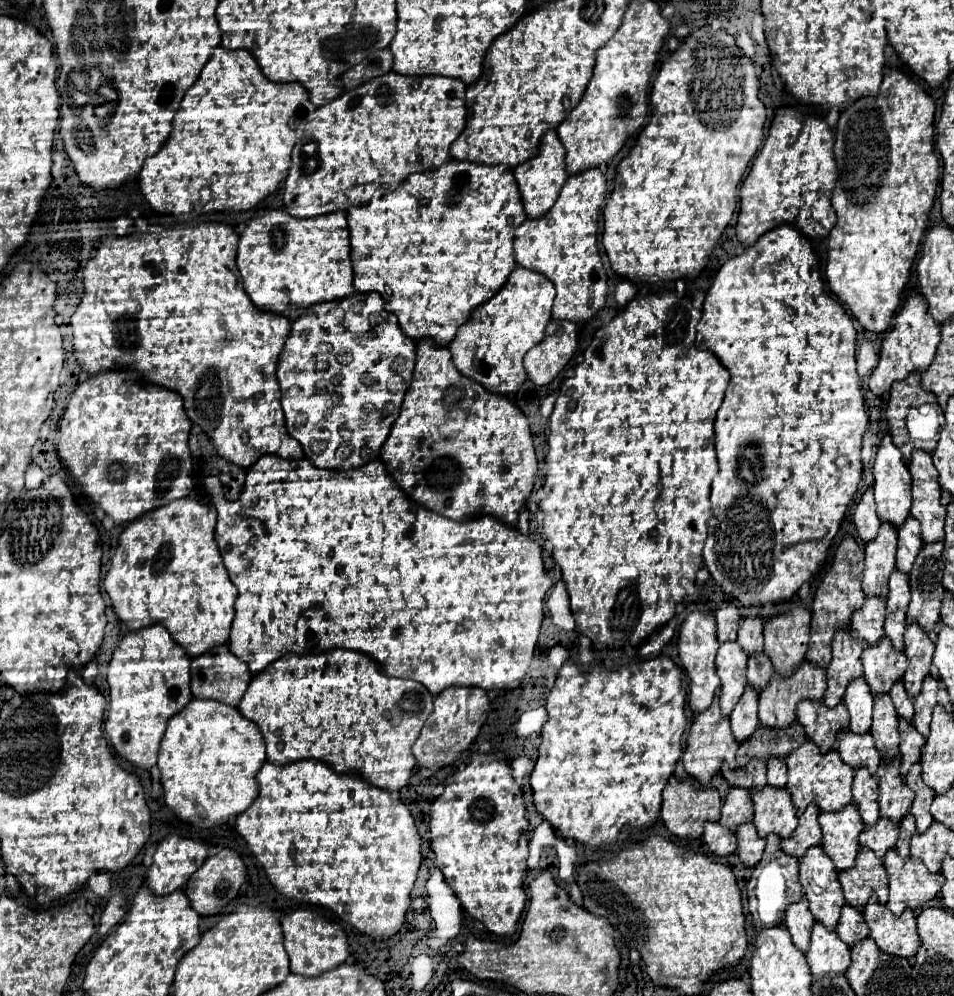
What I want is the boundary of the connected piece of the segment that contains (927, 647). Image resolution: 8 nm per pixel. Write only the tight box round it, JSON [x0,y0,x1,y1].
[902,625,934,699]

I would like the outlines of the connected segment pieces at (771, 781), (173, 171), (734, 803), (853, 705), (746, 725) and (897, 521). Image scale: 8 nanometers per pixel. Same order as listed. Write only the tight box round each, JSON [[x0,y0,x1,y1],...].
[[768,759,786,789],[140,47,316,223],[720,789,752,831],[844,679,874,735],[730,687,758,743],[874,435,912,527]]

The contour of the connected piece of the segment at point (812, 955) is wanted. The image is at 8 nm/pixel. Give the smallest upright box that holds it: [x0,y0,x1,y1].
[806,923,850,979]

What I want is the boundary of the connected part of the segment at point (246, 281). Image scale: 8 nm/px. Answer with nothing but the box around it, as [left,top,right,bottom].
[238,209,356,323]

